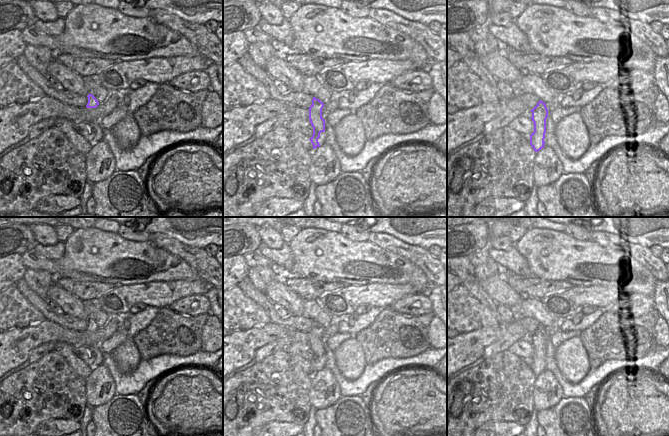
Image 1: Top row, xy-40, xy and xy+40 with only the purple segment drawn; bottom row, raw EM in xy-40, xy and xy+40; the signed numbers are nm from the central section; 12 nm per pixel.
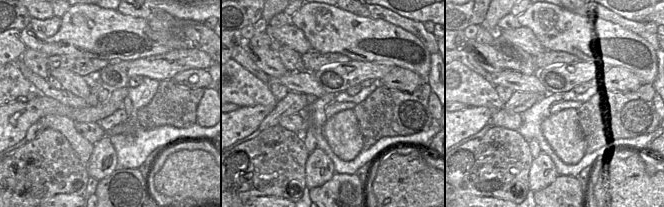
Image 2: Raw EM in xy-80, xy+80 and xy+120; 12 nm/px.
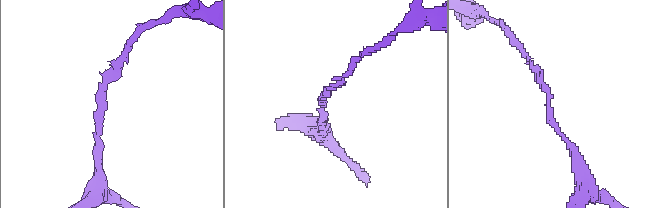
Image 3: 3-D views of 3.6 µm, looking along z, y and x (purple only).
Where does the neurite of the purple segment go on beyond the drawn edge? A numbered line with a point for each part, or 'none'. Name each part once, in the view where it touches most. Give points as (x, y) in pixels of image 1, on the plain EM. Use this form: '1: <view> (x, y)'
none

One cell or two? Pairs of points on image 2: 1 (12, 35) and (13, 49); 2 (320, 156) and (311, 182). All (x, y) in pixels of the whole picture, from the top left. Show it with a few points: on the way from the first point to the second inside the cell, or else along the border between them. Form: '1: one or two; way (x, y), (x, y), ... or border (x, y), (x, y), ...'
1: one; way (12, 38), (12, 46)
2: one; way (319, 162), (319, 170), (316, 176)

